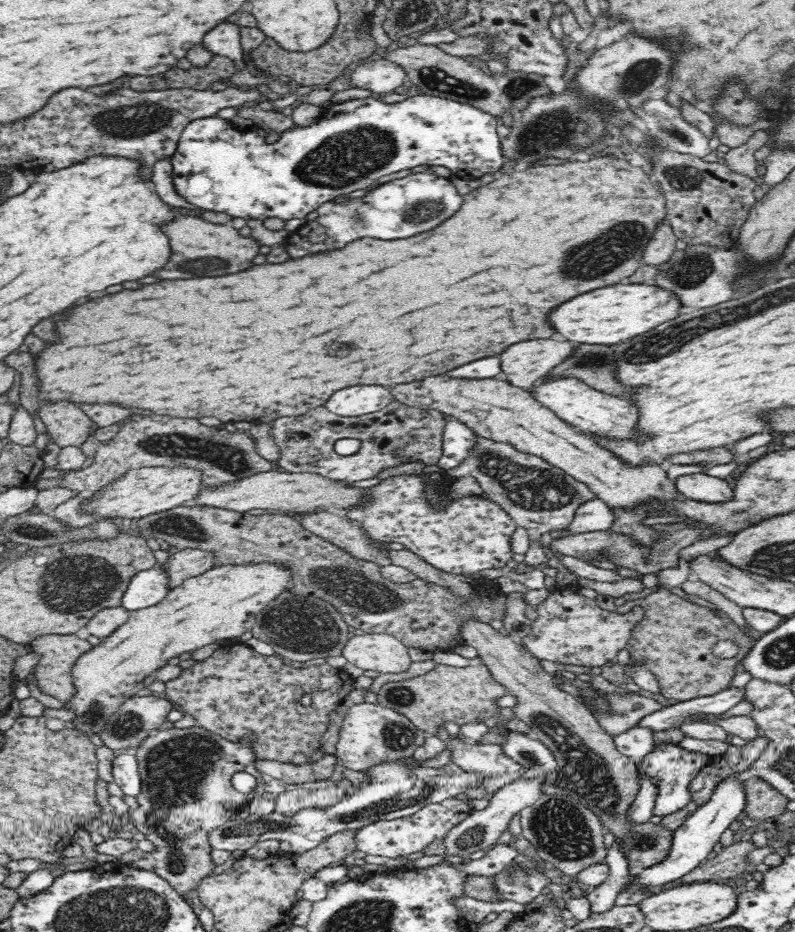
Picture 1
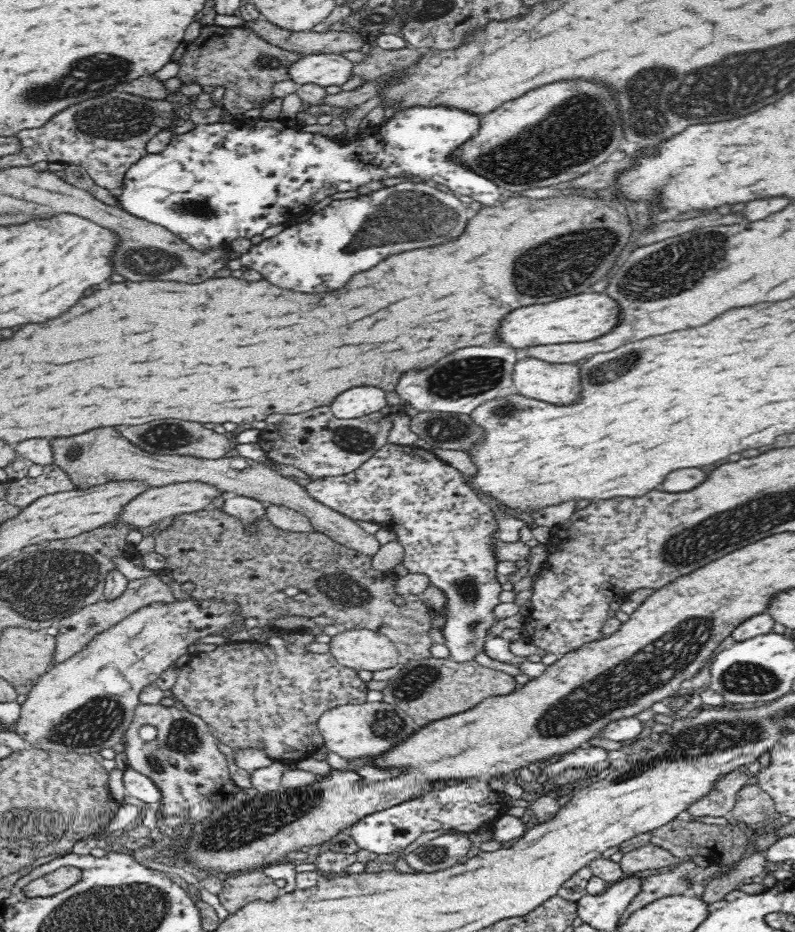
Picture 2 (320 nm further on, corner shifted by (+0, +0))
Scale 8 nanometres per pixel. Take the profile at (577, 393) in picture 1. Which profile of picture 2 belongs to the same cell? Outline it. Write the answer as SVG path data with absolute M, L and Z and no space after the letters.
M520 355L514 364L512 384L522 396L550 404L572 404L580 398L580 369L576 363L552 364L533 356Z

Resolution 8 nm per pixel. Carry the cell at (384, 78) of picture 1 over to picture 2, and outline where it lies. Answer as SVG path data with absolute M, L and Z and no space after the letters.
M306 54L288 66L288 75L297 85L342 86L352 74L350 60L339 54Z

